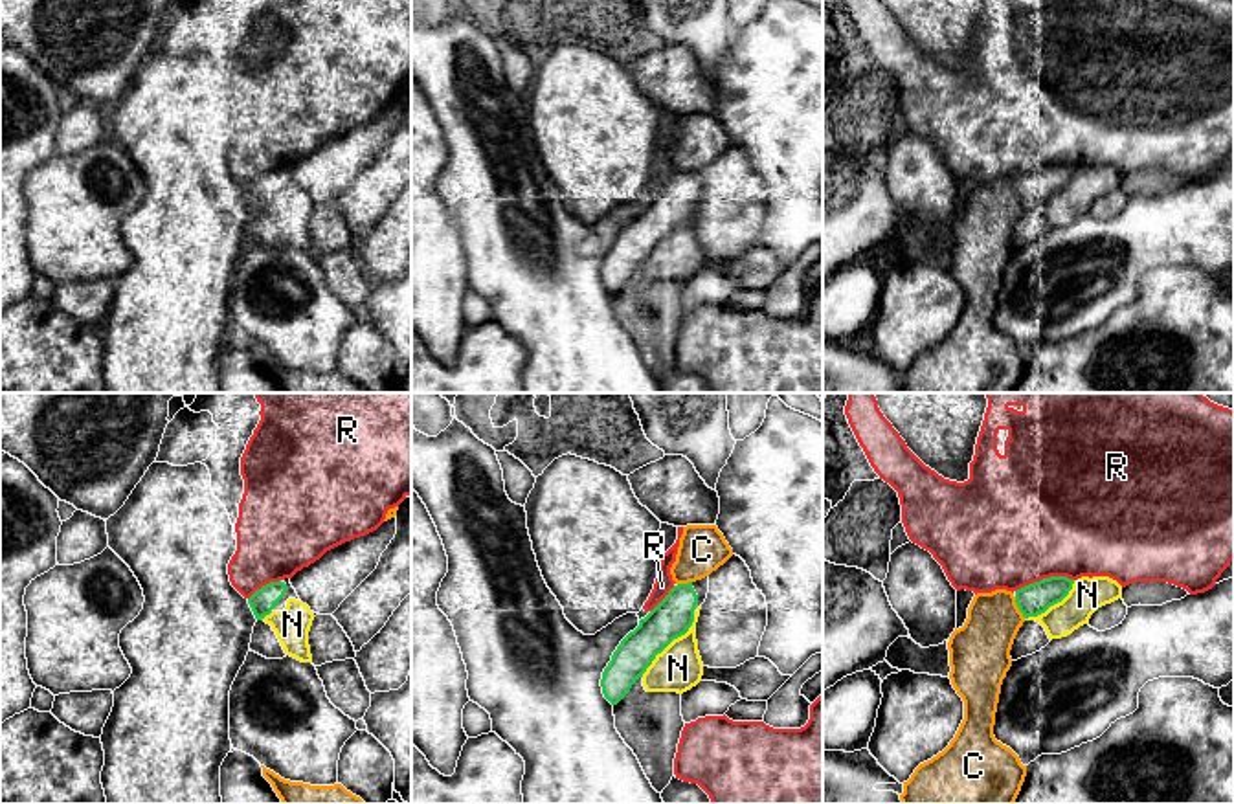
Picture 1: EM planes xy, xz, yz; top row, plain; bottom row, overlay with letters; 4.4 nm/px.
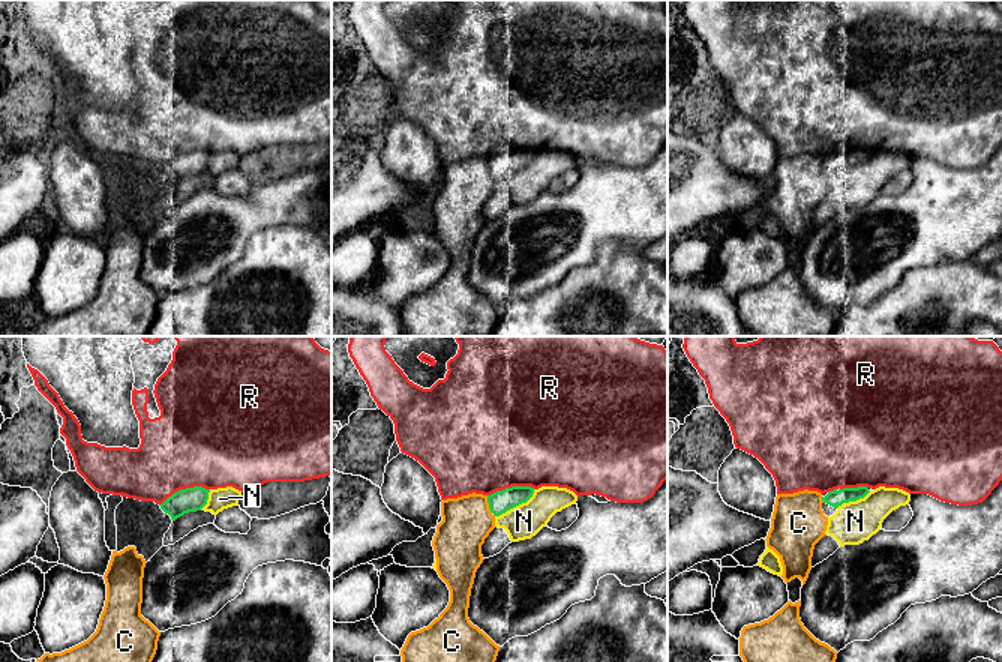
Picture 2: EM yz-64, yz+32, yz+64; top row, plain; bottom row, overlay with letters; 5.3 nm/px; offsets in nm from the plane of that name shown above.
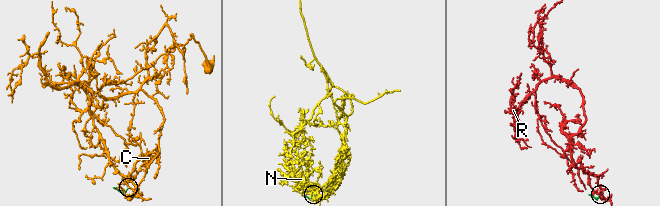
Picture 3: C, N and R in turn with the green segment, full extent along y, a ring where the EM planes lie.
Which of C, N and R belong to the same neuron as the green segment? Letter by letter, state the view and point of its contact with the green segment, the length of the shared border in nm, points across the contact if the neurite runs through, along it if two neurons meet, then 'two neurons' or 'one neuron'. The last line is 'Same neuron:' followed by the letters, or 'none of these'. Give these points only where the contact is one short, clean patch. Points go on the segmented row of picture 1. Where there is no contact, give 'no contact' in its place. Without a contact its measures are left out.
C: contact yz (1020, 608); length 110 nm; two neurons
N: contact xz (673, 639); length 380 nm; two neurons
R: contact yz (1043, 579); length 260 nm; two neurons
Same neuron: none of these

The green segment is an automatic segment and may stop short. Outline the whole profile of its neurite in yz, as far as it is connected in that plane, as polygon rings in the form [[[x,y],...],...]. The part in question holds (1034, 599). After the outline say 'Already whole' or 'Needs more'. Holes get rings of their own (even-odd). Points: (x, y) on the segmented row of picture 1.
[[[1050,576],[1028,584],[1015,591],[1015,604],[1025,619],[1045,613],[1050,606],[1061,602],[1072,589],[1074,580],[1067,576]]]. Already whole

